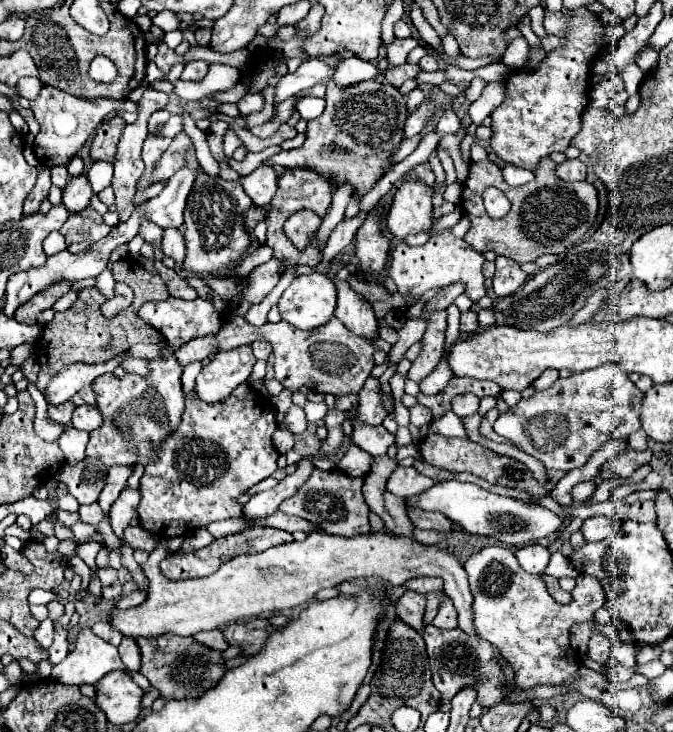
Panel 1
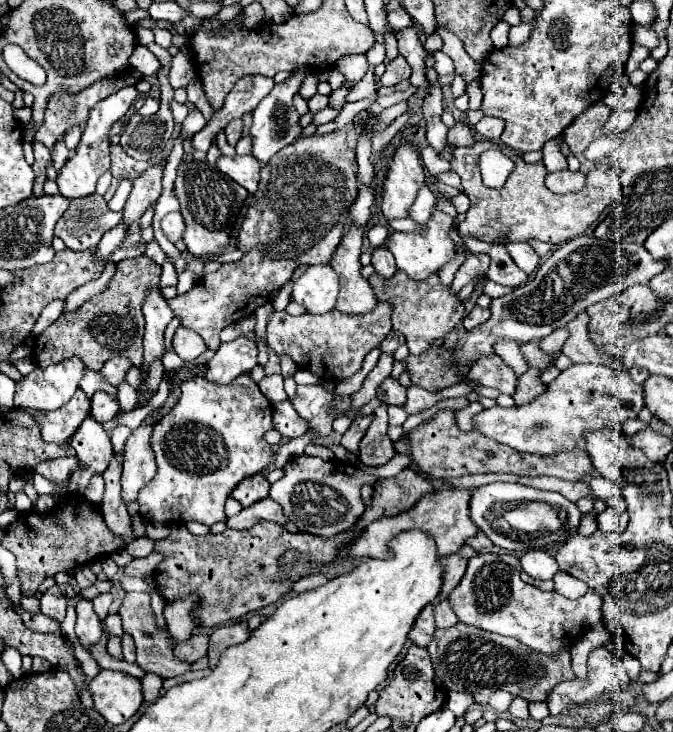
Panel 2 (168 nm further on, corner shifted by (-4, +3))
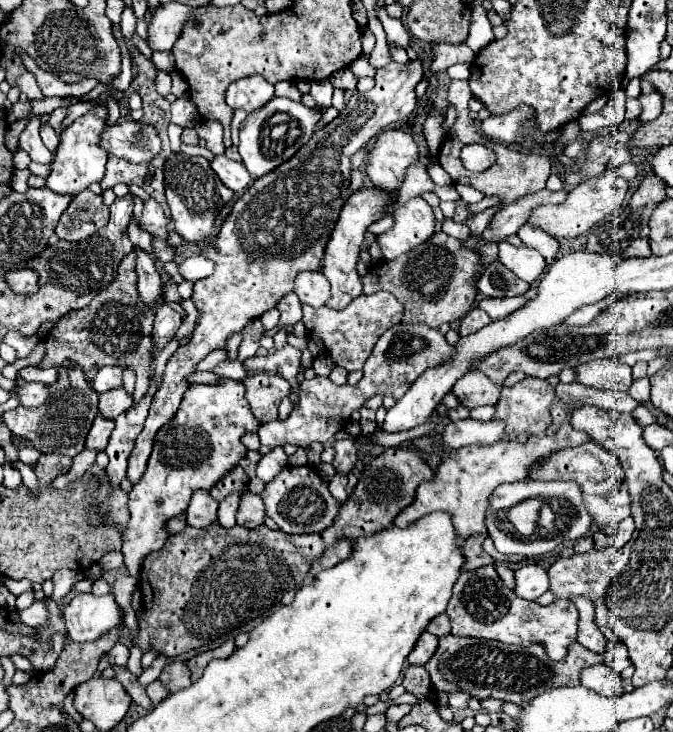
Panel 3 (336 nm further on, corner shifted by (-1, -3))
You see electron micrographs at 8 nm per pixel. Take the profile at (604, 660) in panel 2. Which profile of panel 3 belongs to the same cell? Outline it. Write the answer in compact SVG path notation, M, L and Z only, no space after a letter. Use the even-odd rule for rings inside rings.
M605 663L591 665L589 669L583 669L581 671L581 685L587 689L593 689L595 693L605 695L605 697L623 695L621 677L613 669L609 669Z

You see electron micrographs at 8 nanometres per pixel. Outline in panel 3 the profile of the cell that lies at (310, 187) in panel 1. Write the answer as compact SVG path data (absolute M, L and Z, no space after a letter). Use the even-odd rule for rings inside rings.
M411 61L407 65L399 65L399 63L389 63L387 67L379 69L375 75L375 87L371 91L357 91L349 97L345 109L341 115L337 115L329 125L325 125L323 129L317 129L317 133L313 133L313 137L309 139L309 143L305 147L301 147L289 161L285 161L285 165L277 167L273 173L267 173L265 177L259 177L245 193L243 197L239 197L233 205L231 215L227 217L227 221L221 227L221 233L217 235L217 239L213 239L209 245L201 247L201 253L205 257L209 257L211 261L217 263L215 271L211 277L201 279L195 283L193 289L193 303L199 311L199 319L197 319L197 327L193 331L191 341L177 349L171 359L167 361L161 385L153 397L153 405L149 409L149 417L145 421L145 429L139 433L133 453L129 455L129 469L127 469L127 479L131 483L137 483L145 469L147 469L147 461L151 455L151 447L153 447L153 437L155 433L169 423L177 409L179 403L183 399L185 389L189 389L189 375L197 373L197 365L199 361L215 351L215 349L223 349L225 347L225 339L235 333L241 331L251 319L261 317L265 311L273 309L279 299L287 293L293 291L293 283L295 283L295 275L303 269L309 271L319 271L321 269L321 261L325 255L325 245L331 237L333 225L337 225L337 217L341 213L341 207L345 205L345 199L349 197L349 183L351 183L351 157L365 147L365 143L369 139L373 139L375 135L379 135L381 131L385 131L387 125L405 119L417 103L417 95L415 95L415 85L423 79L423 67L419 61Z

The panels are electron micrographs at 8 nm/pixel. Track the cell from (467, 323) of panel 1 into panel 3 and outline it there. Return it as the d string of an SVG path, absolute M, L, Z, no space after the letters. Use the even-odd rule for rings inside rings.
M473 307L463 319L461 319L461 327L459 327L459 335L469 335L469 333L475 333L479 331L481 327L489 325L491 319L485 311L481 311L479 307Z

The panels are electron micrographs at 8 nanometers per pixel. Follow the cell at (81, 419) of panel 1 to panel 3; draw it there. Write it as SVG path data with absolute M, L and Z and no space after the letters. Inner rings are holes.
M123 387L105 391L99 395L99 413L109 419L117 419L131 405L133 405L133 399L127 395L127 391Z

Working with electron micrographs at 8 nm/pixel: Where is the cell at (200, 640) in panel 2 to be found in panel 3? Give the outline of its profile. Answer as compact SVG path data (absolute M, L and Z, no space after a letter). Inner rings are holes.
M173 659L165 665L165 669L161 671L161 677L159 677L171 693L191 685L191 673L189 673L189 667L187 667L187 661L181 661L181 659Z

